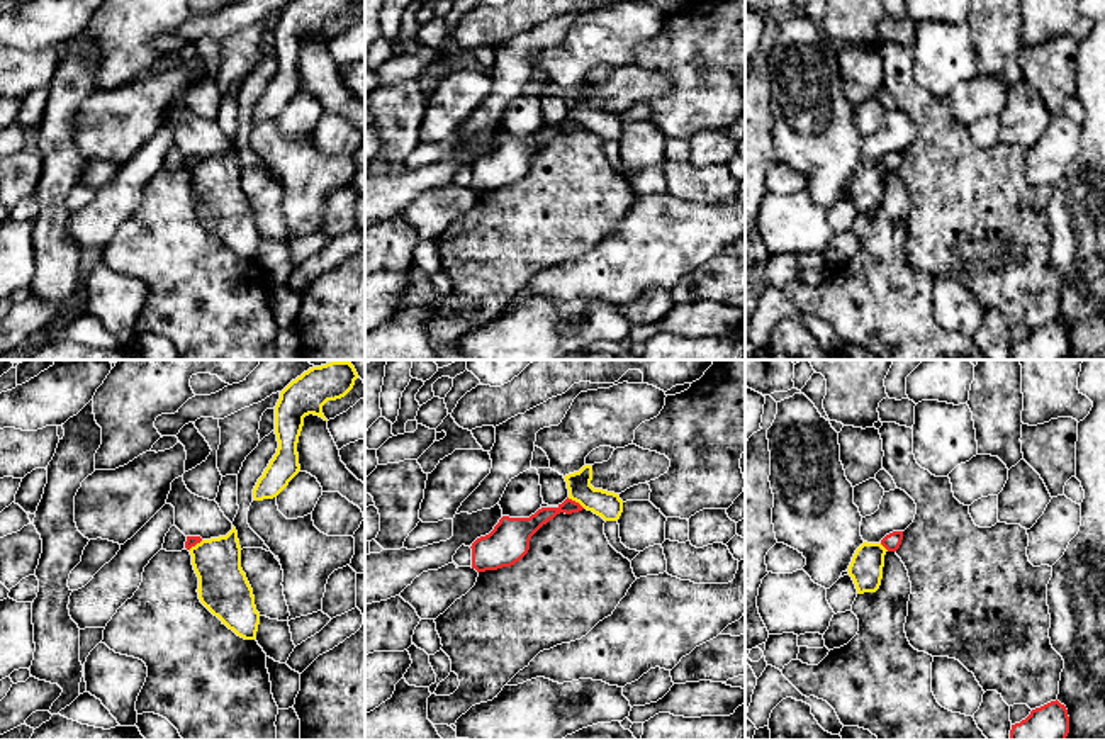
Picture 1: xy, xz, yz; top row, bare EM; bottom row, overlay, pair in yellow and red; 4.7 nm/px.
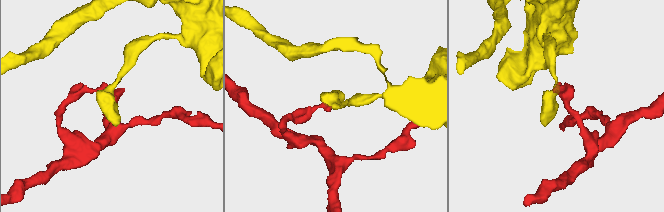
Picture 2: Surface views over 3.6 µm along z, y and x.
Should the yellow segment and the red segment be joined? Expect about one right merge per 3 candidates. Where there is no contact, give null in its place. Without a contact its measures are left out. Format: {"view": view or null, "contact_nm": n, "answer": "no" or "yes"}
{"view": "xz", "contact_nm": 100, "answer": "no"}

